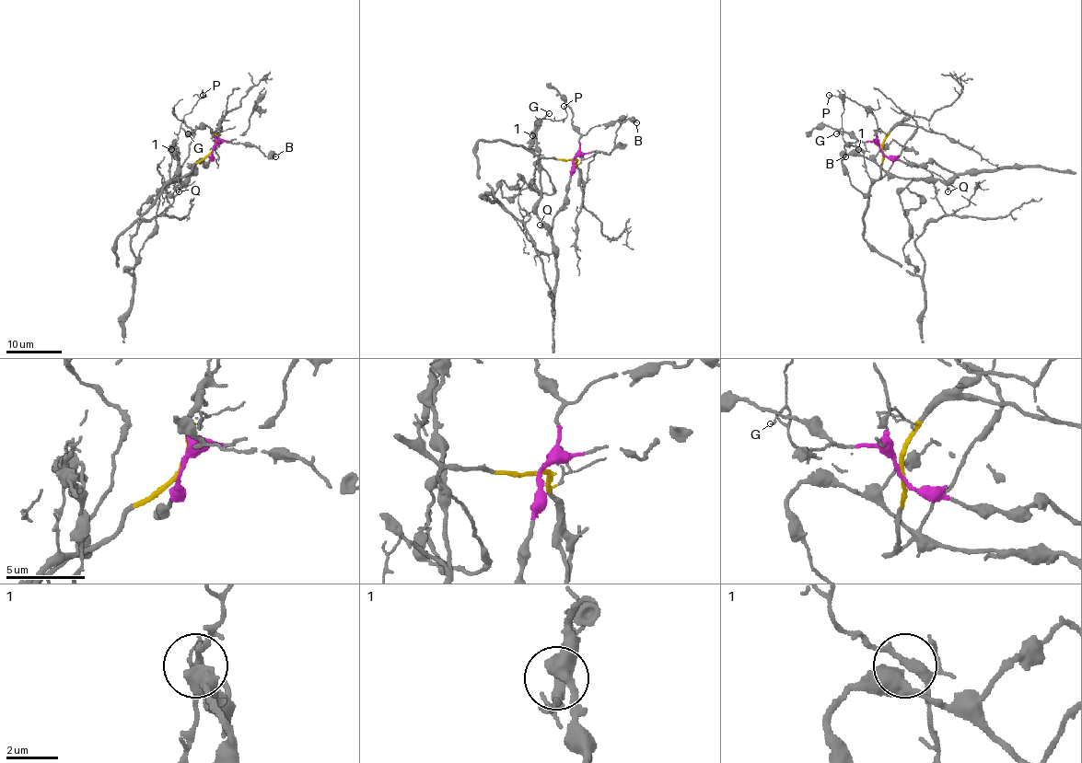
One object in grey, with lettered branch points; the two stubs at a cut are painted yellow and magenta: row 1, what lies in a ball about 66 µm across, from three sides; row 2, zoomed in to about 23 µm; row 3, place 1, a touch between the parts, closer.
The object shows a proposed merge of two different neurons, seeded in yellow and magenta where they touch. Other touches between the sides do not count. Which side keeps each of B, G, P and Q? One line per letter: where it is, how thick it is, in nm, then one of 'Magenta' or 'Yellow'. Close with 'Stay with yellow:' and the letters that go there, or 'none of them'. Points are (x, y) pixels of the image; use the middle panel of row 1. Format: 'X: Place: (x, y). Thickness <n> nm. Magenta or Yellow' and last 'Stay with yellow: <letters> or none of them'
B: Place: (636, 122). Thickness 440 nm. Magenta
G: Place: (549, 113). Thickness 80 nm. Yellow
P: Place: (564, 106). Thickness 160 nm. Yellow
Q: Place: (540, 225). Thickness 150 nm. Magenta
Stay with yellow: G, P

